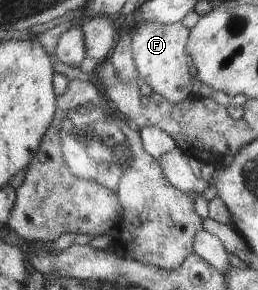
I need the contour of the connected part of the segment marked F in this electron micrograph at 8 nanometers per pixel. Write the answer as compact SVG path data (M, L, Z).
M150 21L131 30L131 53L139 80L143 80L155 93L171 103L187 99L192 91L192 75L186 55L186 41L189 41L190 31L181 22L162 24Z

